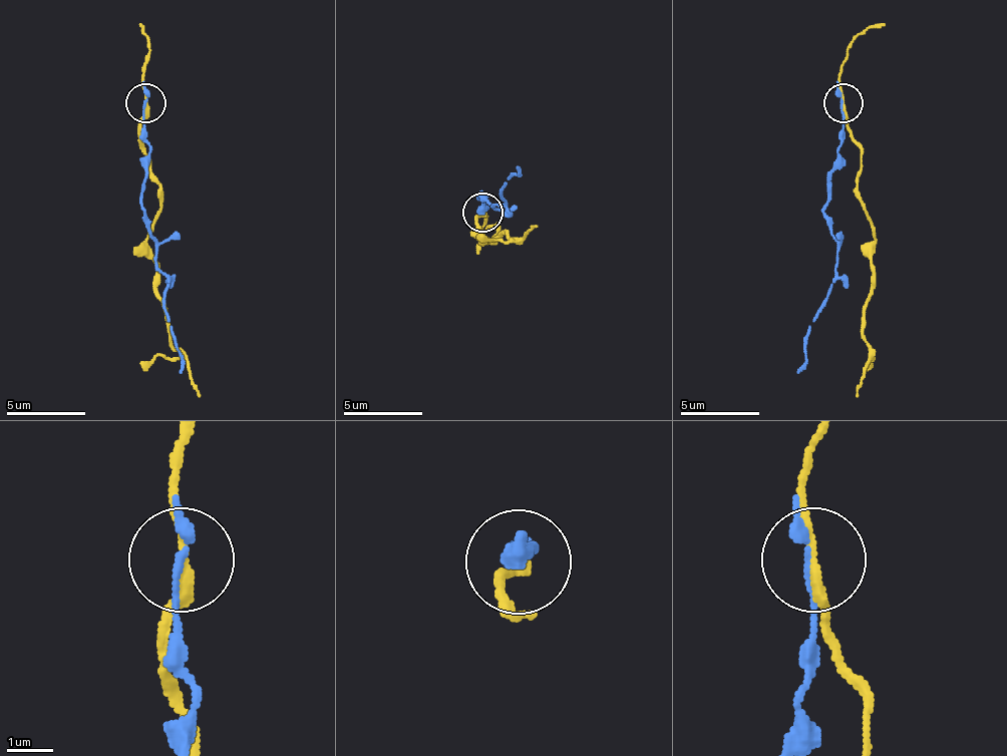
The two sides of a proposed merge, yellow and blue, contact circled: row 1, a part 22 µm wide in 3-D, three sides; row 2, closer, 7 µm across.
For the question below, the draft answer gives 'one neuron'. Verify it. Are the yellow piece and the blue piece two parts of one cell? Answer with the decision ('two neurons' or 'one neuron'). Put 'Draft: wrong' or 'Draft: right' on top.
Draft: wrong
two neurons

